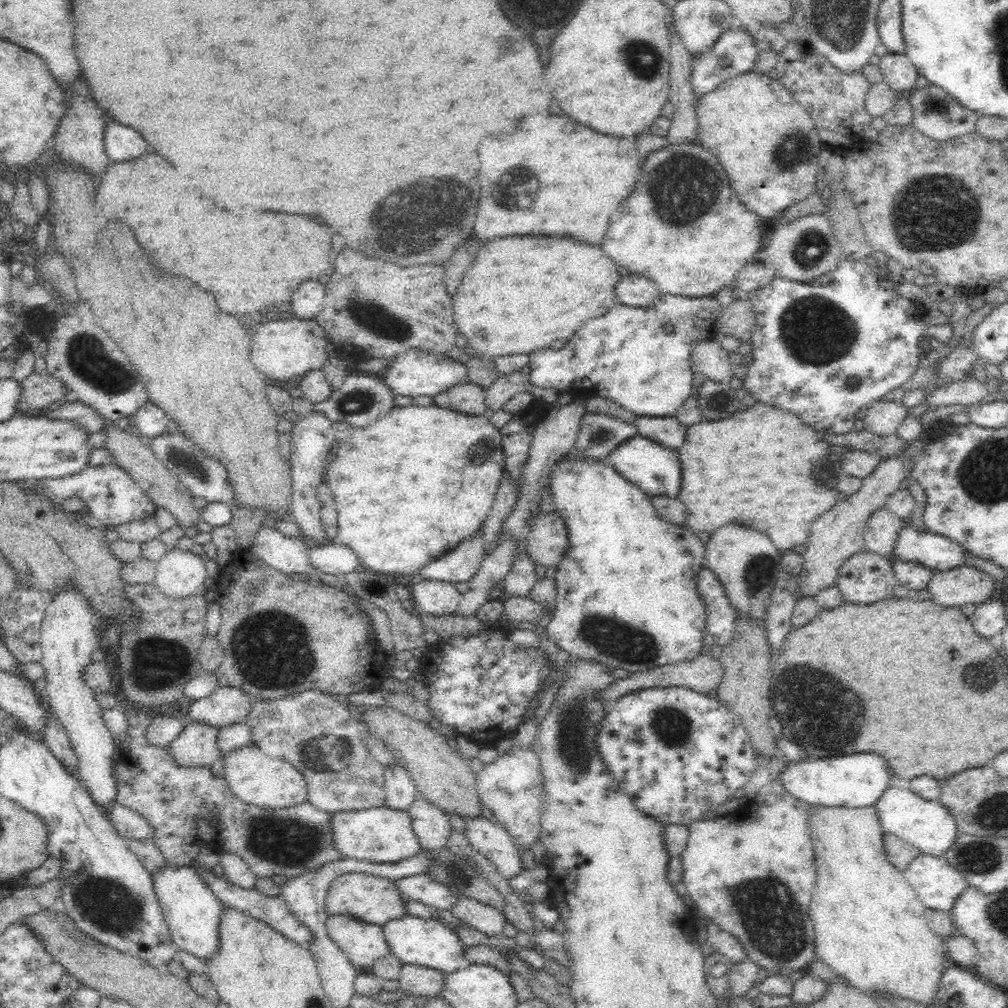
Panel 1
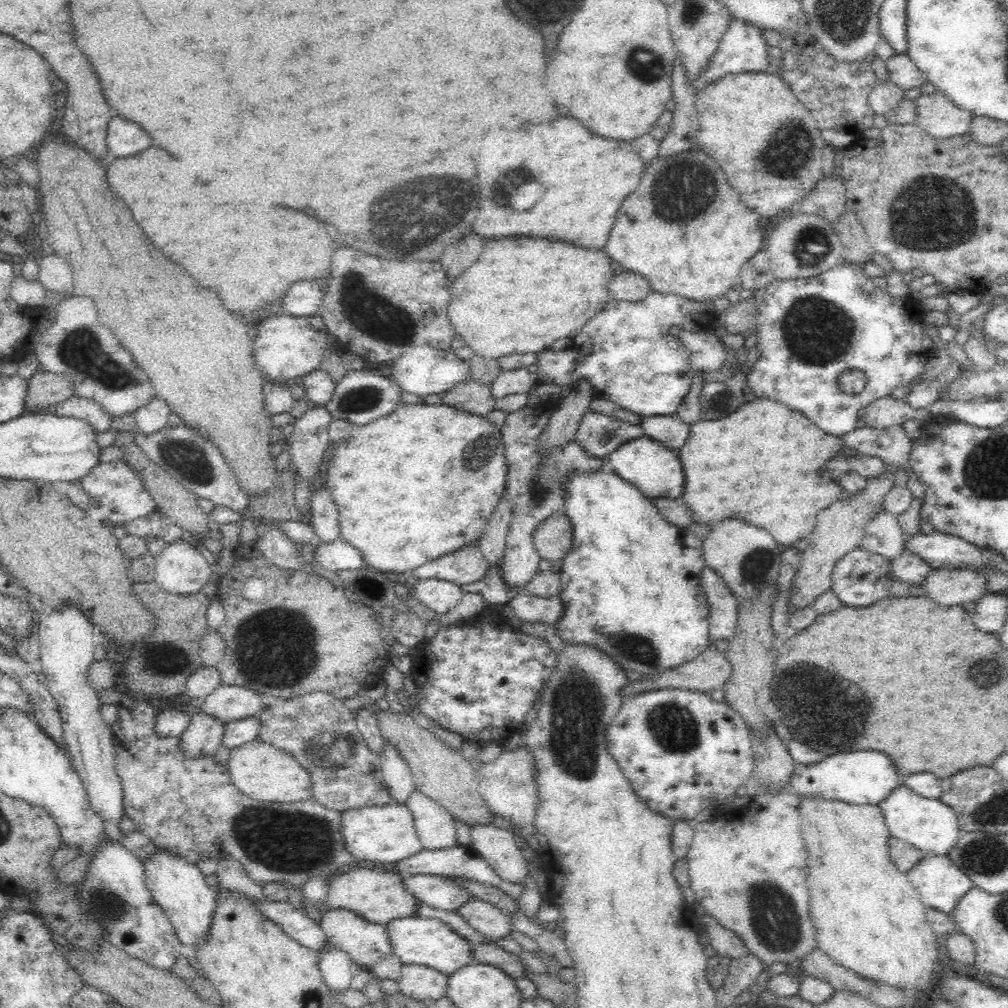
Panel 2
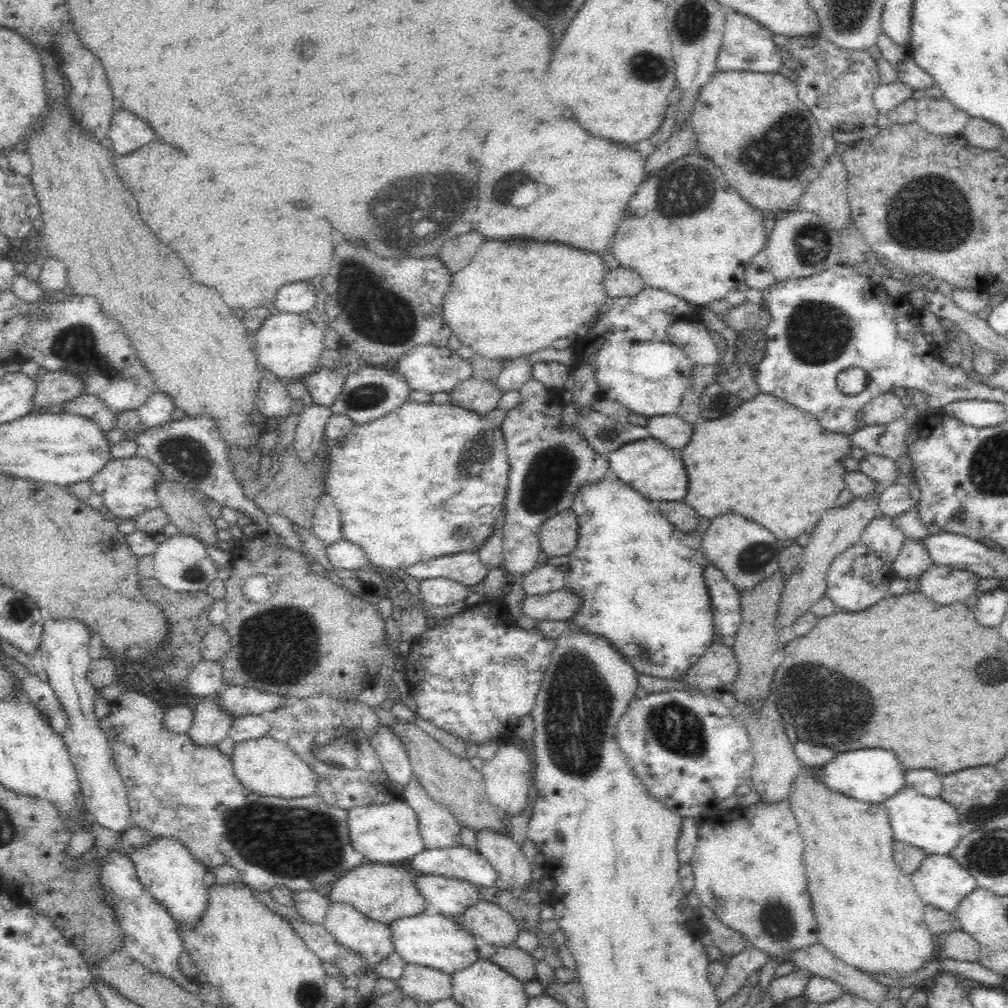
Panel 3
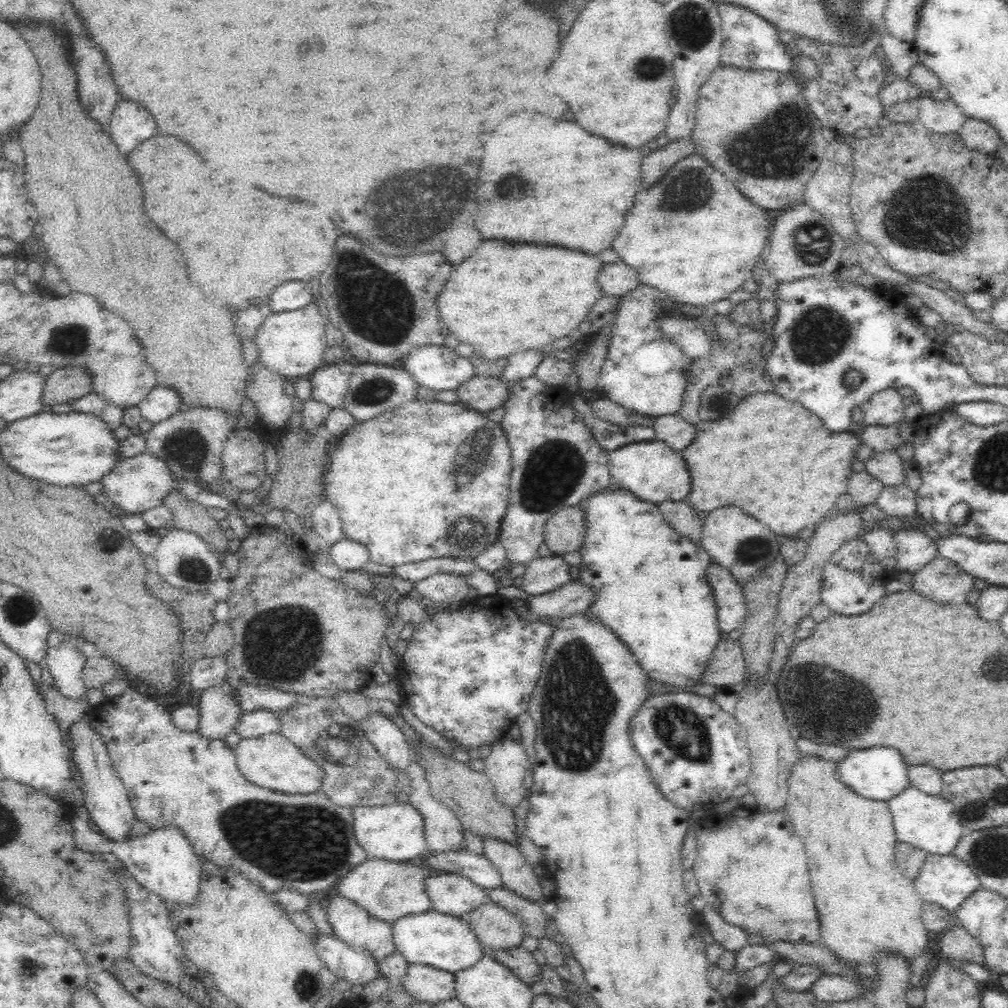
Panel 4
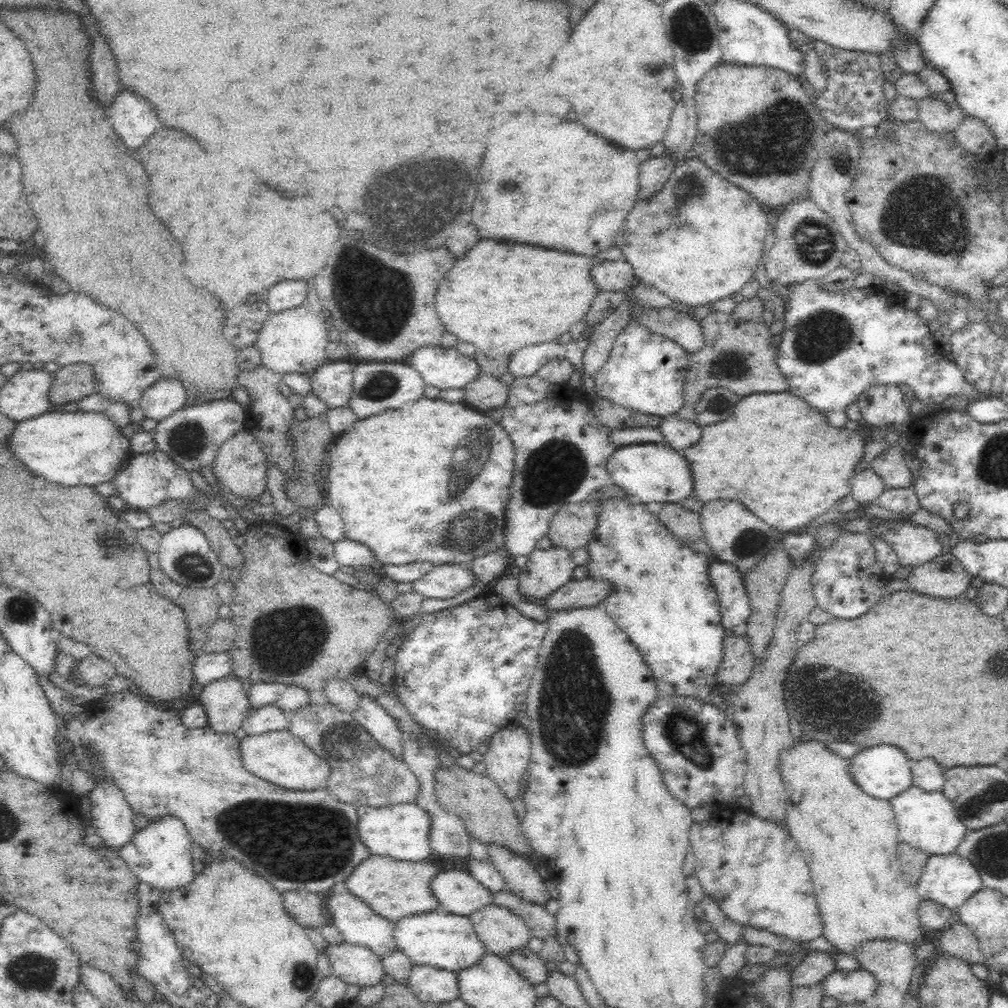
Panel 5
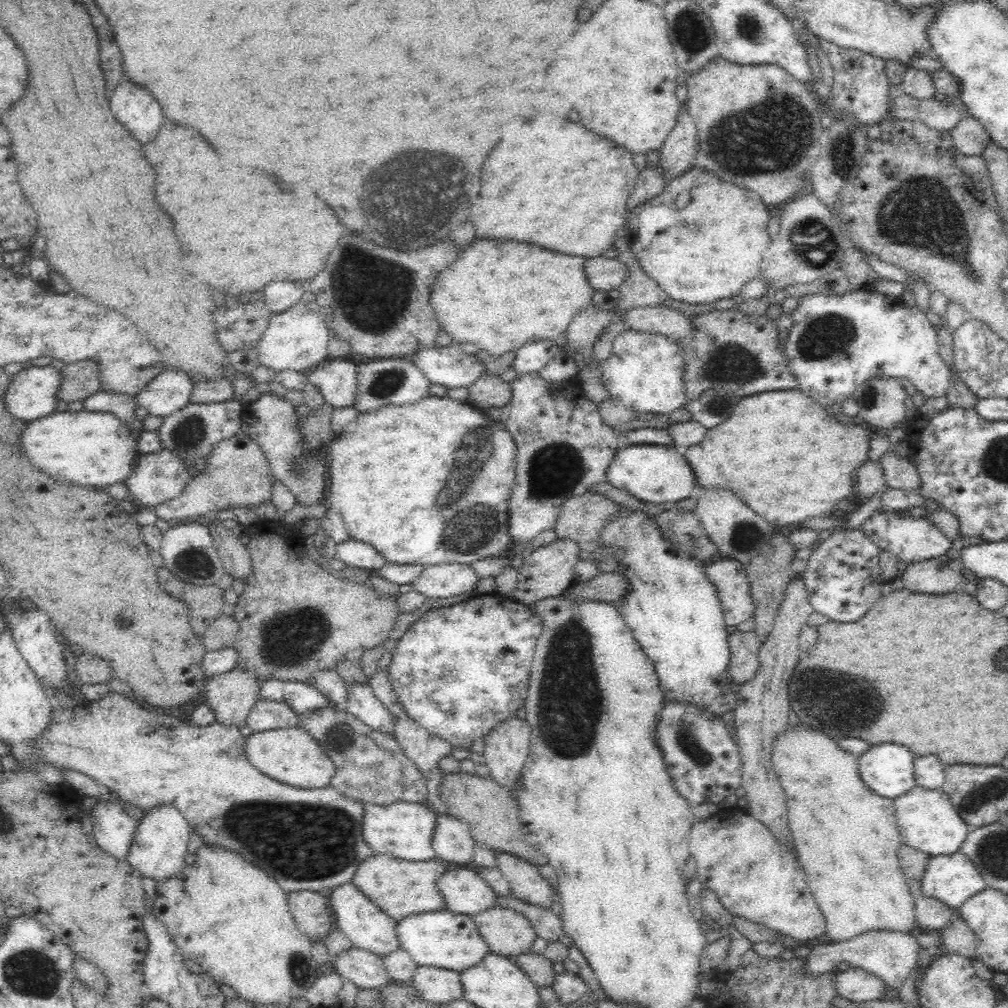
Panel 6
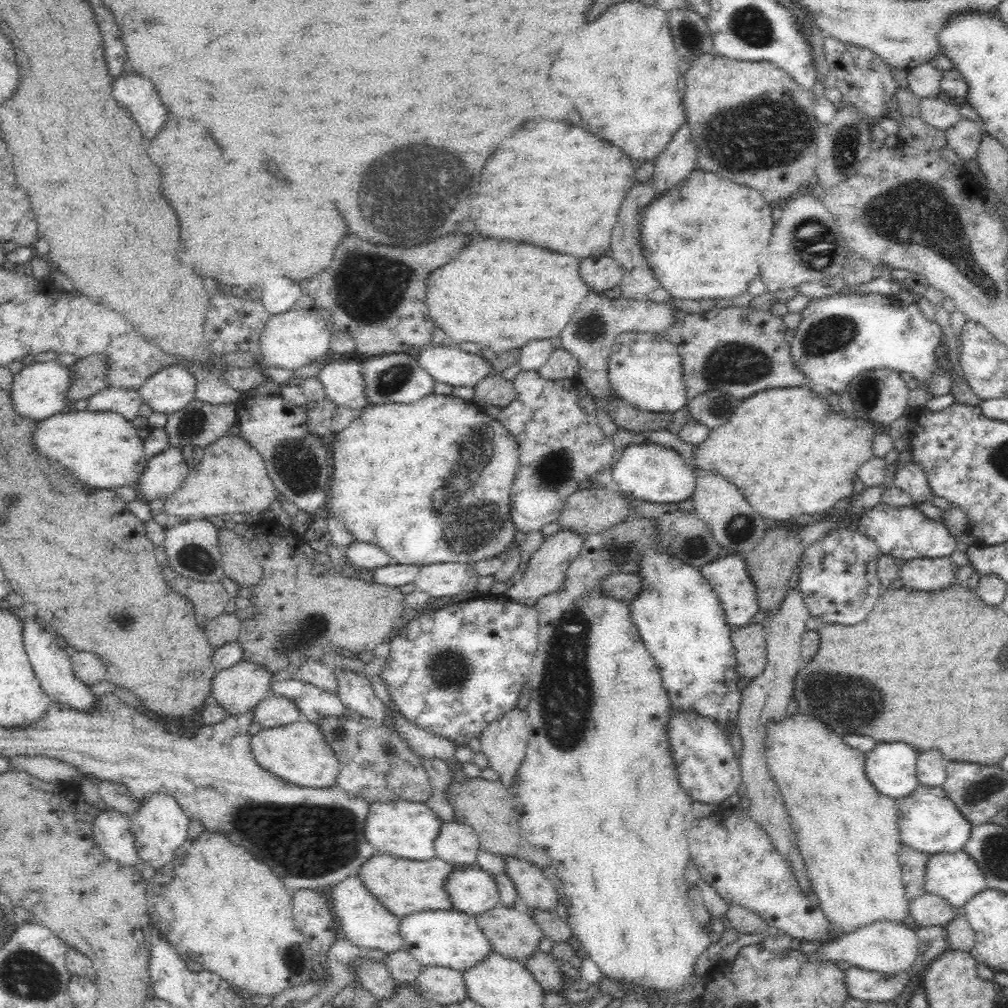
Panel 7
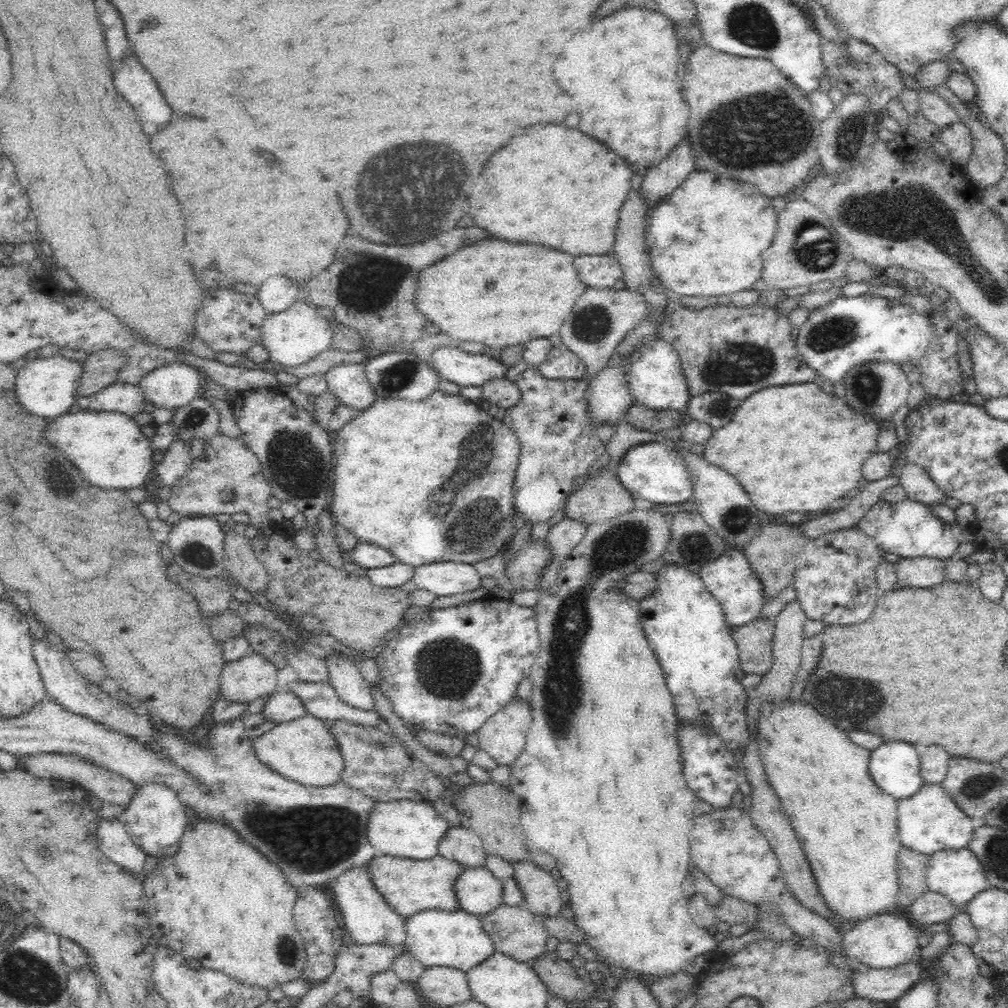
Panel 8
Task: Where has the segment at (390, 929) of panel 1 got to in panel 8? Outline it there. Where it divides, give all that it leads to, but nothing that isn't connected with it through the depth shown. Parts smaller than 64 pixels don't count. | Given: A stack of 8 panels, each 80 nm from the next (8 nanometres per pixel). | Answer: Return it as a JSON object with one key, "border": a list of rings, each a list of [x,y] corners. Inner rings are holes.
{"border":[[[458,908],[456,911],[440,909],[421,910],[405,918],[404,949],[425,967],[444,966],[468,972],[484,962],[494,951],[492,939],[484,931],[479,915]]]}

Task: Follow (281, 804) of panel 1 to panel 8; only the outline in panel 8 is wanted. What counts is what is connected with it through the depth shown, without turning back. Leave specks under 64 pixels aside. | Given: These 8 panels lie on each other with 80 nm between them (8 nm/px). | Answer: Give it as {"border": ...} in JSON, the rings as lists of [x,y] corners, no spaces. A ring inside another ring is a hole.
{"border":[[[310,715],[275,725],[269,732],[252,739],[252,745],[262,764],[303,786],[324,787],[339,783],[345,768],[337,741],[330,733],[327,722]]]}

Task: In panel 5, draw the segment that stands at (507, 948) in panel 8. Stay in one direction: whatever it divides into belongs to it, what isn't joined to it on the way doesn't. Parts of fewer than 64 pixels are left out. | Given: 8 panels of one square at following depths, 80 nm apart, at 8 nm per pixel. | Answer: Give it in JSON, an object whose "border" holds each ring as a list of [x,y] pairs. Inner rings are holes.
{"border":[[[494,903],[472,912],[468,917],[487,953],[504,956],[516,948],[527,946],[533,937],[518,915]]]}

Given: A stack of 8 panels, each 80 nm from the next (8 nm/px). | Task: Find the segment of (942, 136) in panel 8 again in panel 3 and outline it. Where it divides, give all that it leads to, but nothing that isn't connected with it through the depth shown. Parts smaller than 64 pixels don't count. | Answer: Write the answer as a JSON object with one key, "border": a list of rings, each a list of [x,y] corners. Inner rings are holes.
{"border":[[[971,117],[960,133],[968,144],[986,150],[996,149],[1006,139],[1002,128],[980,117]]]}

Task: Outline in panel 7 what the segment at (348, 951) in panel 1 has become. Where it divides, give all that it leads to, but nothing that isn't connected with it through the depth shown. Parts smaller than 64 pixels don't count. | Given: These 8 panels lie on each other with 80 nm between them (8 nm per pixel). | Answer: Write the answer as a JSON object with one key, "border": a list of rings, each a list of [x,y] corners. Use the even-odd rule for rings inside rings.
{"border":[[[358,875],[349,876],[333,885],[331,896],[331,910],[339,920],[339,935],[360,948],[378,949],[386,954],[402,949],[402,937],[398,932],[400,919],[392,915],[366,887],[362,886]]]}

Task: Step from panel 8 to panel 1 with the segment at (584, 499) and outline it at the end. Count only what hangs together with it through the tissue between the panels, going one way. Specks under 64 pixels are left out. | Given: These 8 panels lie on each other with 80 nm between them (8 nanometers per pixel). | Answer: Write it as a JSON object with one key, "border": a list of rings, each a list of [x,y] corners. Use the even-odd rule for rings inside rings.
{"border":[[[558,513],[541,514],[532,520],[524,540],[525,551],[532,563],[546,568],[557,566],[568,546],[566,525]]]}

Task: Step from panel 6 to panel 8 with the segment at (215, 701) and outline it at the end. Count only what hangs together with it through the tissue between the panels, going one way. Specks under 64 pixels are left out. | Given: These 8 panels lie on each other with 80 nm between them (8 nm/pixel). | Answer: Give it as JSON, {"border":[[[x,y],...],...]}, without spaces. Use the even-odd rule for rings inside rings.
{"border":[[[249,652],[238,660],[226,663],[222,668],[218,676],[218,696],[226,701],[239,702],[248,706],[253,700],[277,691],[276,676],[278,676],[278,669],[274,664],[258,653]]]}

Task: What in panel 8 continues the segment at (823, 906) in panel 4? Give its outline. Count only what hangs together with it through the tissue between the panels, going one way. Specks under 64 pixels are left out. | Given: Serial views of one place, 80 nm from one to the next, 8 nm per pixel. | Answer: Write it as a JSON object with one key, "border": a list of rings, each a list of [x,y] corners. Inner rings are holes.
{"border":[[[800,699],[794,702],[784,701],[782,706],[773,706],[772,704],[764,704],[762,709],[762,716],[759,718],[760,724],[758,724],[758,753],[761,761],[764,764],[768,781],[772,785],[773,791],[780,798],[780,802],[783,811],[786,812],[790,824],[793,826],[795,833],[797,834],[798,841],[802,846],[804,855],[808,859],[810,870],[814,875],[816,886],[826,907],[840,917],[842,924],[846,924],[846,928],[852,927],[858,921],[866,920],[868,917],[884,914],[884,913],[896,913],[896,915],[902,911],[902,906],[897,903],[897,892],[899,889],[898,871],[897,871],[897,857],[900,848],[903,848],[899,838],[899,828],[897,825],[897,800],[886,794],[882,789],[873,782],[873,779],[869,776],[869,758],[870,750],[866,748],[860,748],[856,744],[852,744],[846,736],[846,732],[838,730],[838,726],[830,720],[830,718],[824,718],[820,716],[812,706],[806,706],[802,704]]]}

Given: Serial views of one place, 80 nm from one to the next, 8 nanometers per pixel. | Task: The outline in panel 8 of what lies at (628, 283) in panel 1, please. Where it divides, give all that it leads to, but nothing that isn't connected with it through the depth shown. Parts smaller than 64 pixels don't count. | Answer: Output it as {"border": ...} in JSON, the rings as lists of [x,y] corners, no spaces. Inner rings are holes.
{"border":[[[608,255],[578,256],[574,267],[588,288],[611,288],[621,279],[623,270],[618,260]]]}

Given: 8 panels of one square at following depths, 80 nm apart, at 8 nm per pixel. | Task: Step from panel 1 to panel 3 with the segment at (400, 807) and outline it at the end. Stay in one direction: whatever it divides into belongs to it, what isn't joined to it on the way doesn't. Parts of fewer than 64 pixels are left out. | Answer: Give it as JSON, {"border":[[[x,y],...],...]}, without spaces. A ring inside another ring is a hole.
{"border":[[[383,726],[378,730],[378,736],[370,740],[371,747],[378,753],[383,772],[391,784],[403,792],[413,778],[412,766],[407,752],[390,728]]]}

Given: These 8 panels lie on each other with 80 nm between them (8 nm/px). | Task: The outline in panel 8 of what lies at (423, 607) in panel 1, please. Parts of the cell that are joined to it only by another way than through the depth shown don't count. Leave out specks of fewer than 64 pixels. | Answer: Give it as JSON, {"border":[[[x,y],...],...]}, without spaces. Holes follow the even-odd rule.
{"border":[[[452,561],[435,562],[415,567],[413,581],[418,589],[436,596],[464,594],[480,588],[480,573],[475,565]]]}

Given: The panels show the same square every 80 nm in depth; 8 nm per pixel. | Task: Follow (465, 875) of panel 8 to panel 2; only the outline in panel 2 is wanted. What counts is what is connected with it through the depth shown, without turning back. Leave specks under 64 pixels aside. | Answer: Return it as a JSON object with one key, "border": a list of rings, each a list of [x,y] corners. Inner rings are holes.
{"border":[[[401,875],[404,887],[420,903],[450,912],[458,910],[470,895],[460,885],[438,875]]]}

